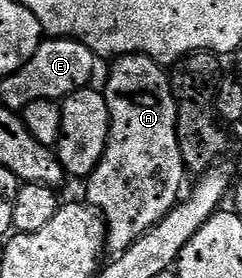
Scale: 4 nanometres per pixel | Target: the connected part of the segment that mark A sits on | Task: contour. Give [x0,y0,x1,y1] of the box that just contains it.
[87,56,187,254]

